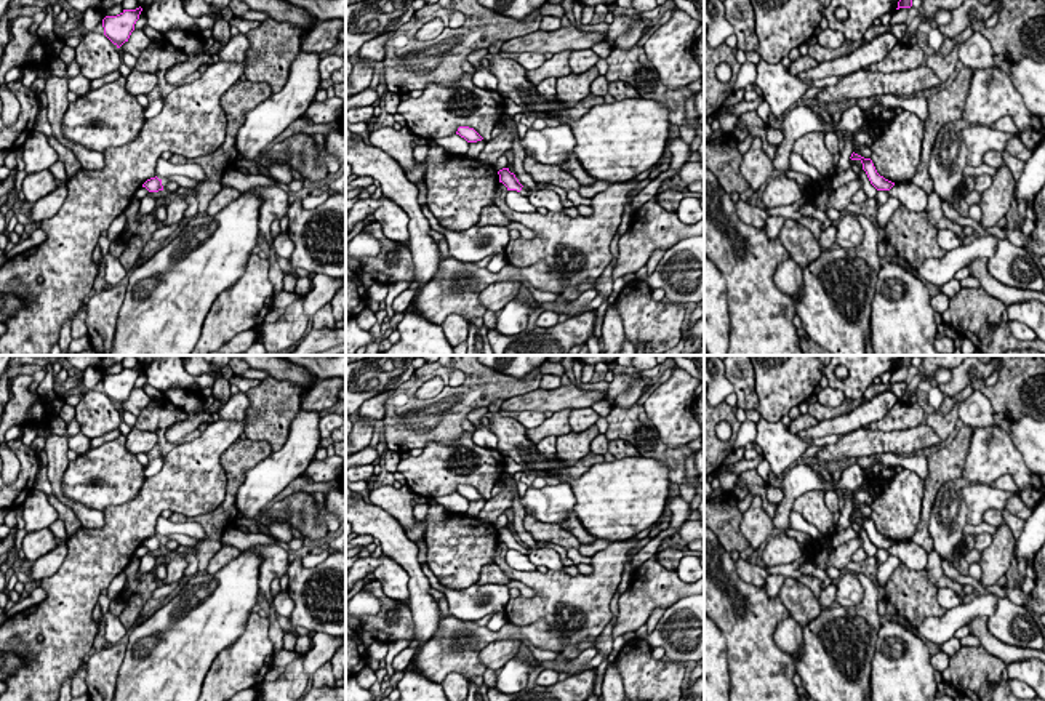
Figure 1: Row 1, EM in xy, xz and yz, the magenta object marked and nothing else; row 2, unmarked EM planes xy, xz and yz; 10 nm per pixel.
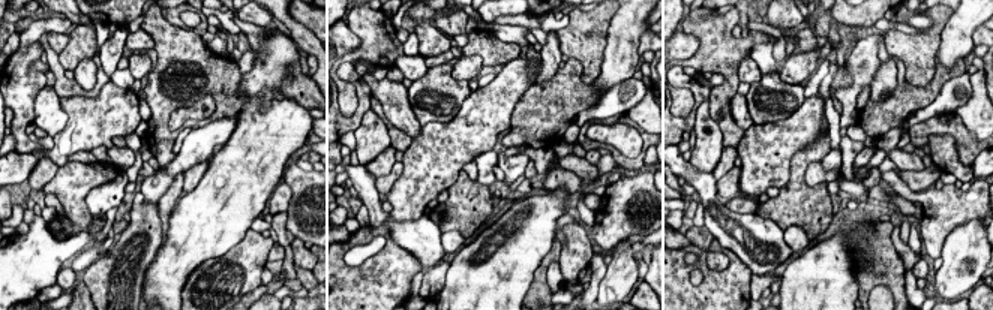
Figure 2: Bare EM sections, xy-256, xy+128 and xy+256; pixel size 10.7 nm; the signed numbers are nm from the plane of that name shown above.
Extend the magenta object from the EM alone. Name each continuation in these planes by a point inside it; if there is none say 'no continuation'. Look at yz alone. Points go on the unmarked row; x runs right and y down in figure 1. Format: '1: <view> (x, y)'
no continuation

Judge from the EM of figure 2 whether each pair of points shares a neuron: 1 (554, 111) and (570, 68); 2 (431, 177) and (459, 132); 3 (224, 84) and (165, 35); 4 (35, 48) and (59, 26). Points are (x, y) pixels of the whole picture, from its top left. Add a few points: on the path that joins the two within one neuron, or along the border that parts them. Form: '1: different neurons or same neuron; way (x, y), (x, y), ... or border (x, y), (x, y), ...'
1: same neuron; way (558, 101), (566, 93), (567, 78)
2: same neuron; way (431, 166), (452, 143)
3: same neuron; way (209, 74), (180, 50)
4: different neurons; border (38, 41), (33, 41), (24, 53), (18, 51)

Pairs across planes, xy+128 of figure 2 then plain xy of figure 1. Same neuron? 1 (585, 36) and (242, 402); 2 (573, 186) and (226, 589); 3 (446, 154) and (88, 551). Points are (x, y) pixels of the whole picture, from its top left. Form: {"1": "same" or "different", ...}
{"1": "different", "2": "different", "3": "same"}

